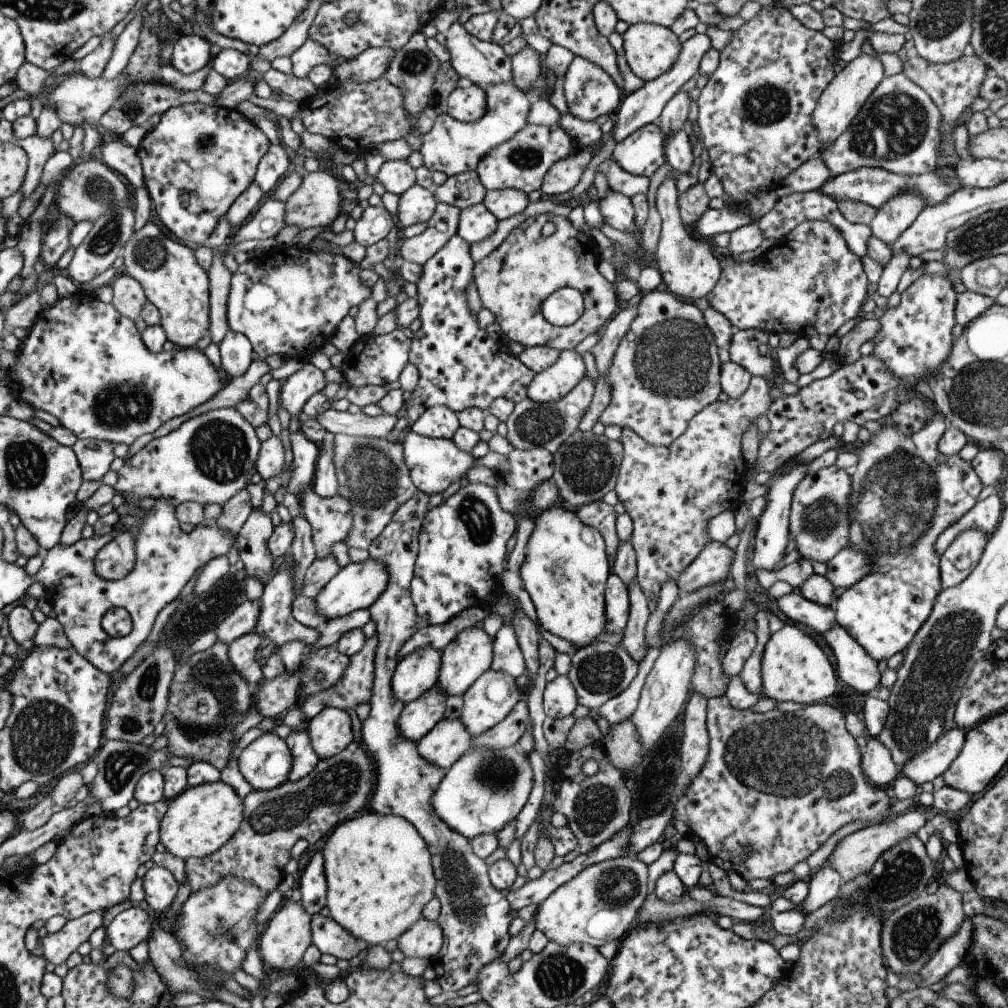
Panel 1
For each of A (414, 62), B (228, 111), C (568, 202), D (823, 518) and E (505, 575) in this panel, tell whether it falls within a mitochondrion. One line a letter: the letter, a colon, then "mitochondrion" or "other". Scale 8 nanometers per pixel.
A: mitochondrion
B: other
C: other
D: mitochondrion
E: other

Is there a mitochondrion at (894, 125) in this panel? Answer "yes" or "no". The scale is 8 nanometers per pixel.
yes

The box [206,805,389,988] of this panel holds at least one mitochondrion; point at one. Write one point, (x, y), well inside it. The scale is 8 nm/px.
(225, 931)

